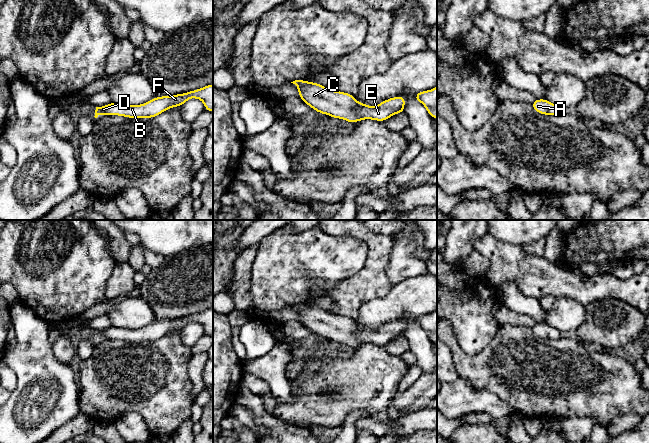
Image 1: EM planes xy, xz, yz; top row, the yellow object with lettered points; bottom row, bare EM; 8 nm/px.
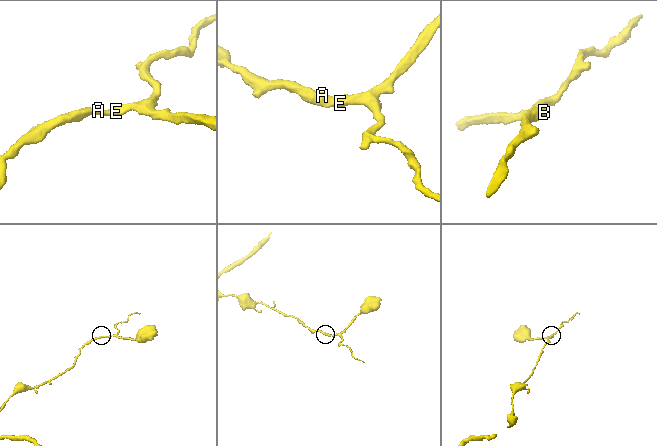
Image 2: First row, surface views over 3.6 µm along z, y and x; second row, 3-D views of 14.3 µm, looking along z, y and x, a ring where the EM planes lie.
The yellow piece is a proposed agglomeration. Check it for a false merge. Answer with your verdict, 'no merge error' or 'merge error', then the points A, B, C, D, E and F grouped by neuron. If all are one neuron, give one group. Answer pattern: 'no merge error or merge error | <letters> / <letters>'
no merge error | A B C D E F

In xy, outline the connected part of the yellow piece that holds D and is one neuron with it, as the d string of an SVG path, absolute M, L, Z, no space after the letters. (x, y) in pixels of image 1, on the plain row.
M210 308L183 318L155 321L141 329L118 329L111 326L106 330L96 331L94 341L117 339L127 342L153 342L170 332L182 330L191 322L201 324L204 327L205 334L213 336L213 308Z

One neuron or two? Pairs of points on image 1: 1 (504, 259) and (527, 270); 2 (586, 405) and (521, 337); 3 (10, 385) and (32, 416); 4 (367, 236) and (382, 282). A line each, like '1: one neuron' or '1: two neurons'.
1: one neuron
2: one neuron
3: two neurons
4: one neuron

